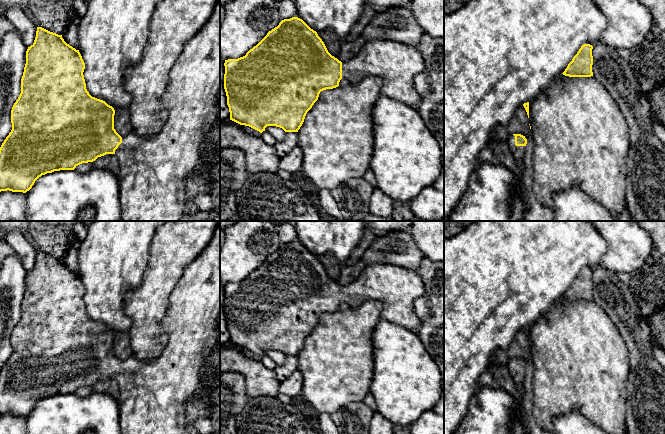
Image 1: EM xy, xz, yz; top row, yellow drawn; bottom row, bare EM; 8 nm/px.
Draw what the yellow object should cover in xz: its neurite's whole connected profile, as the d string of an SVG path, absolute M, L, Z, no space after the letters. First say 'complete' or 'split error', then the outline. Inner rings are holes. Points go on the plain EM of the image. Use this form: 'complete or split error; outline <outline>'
split error; outline M298 241L282 244L245 280L225 284L224 290L224 313L230 344L249 350L260 357L265 355L267 350L280 351L285 356L298 356L307 336L318 324L320 316L338 311L341 303L355 307L368 300L379 300L383 303L381 319L417 332L422 322L414 311L414 301L426 294L423 280L416 270L395 265L371 265L365 268L355 281L347 286L341 286L328 276L317 256Z

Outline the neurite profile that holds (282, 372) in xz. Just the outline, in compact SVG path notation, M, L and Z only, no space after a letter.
M286 356L285 362L281 366L273 369L274 375L281 382L288 378L298 367L298 356Z

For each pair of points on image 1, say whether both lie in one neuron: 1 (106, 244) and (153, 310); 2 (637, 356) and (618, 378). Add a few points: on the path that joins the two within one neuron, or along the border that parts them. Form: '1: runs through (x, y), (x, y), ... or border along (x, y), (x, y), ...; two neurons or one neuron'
1: border along (147, 265), (142, 281), (127, 293), (123, 306); two neurons
2: border along (624, 342), (628, 352), (629, 365), (627, 388); two neurons

